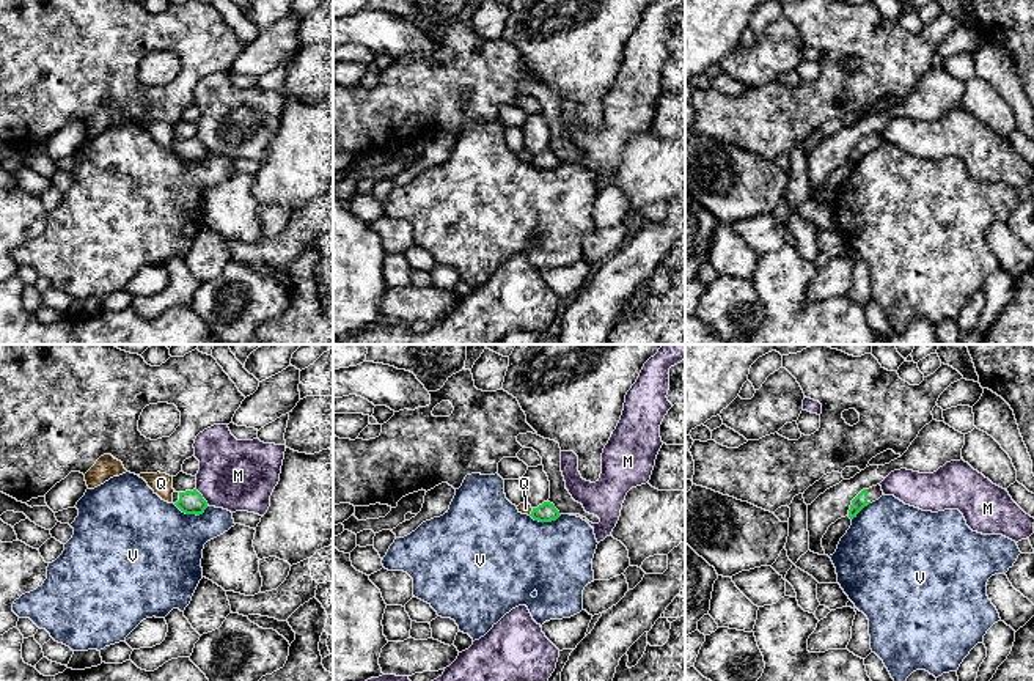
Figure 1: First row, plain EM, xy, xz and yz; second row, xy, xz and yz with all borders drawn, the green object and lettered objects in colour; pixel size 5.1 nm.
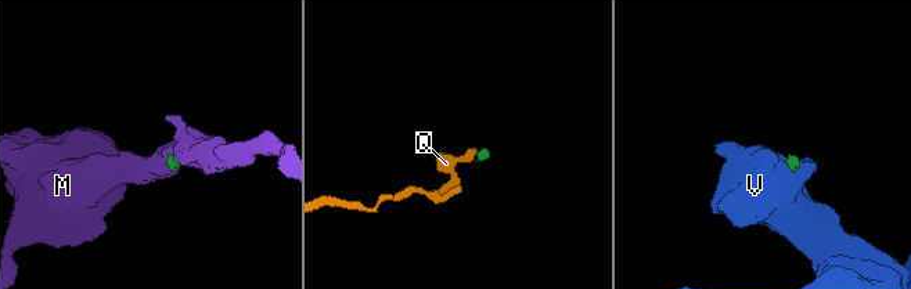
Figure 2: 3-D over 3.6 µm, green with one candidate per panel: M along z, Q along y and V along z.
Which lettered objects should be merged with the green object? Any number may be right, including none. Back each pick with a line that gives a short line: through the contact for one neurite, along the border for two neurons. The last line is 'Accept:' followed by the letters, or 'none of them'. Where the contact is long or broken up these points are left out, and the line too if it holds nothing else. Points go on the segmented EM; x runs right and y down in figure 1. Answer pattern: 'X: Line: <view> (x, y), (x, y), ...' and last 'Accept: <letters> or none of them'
Accept: none of them

